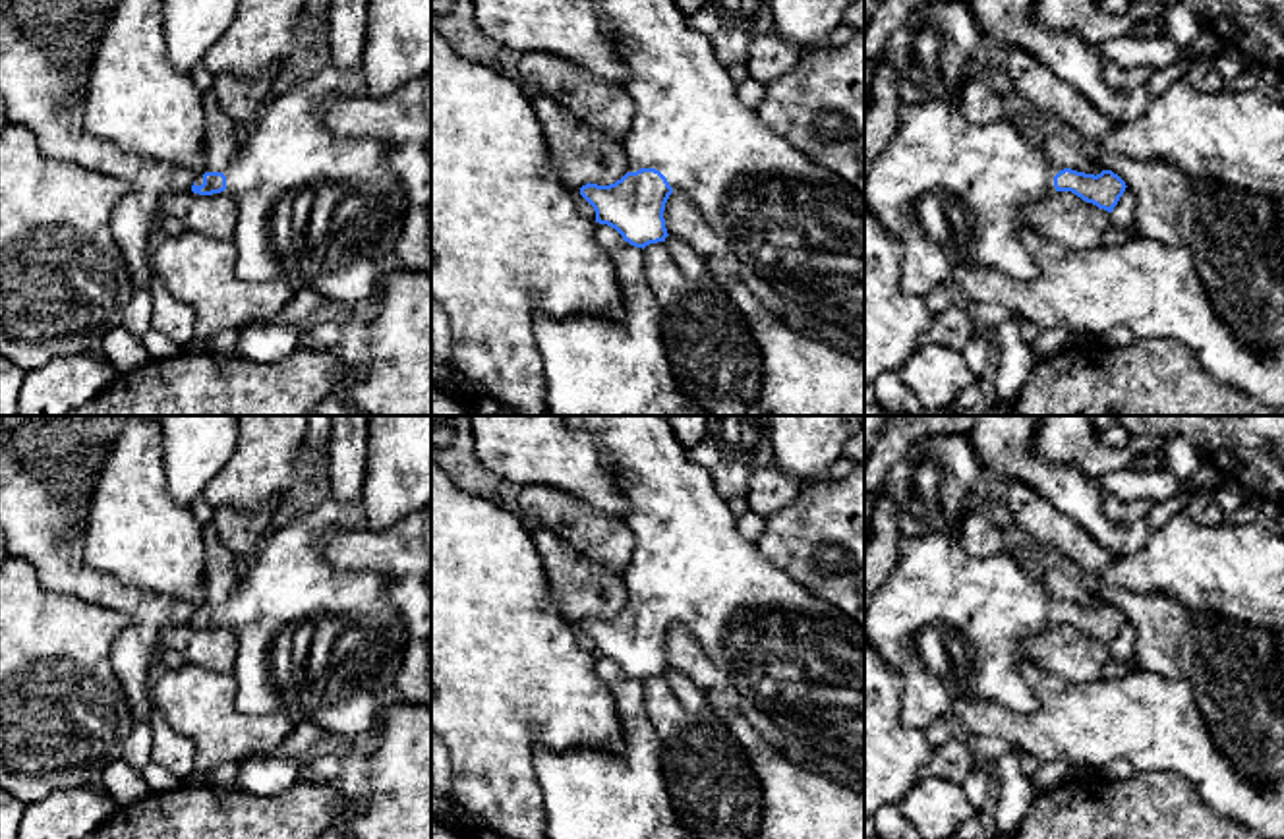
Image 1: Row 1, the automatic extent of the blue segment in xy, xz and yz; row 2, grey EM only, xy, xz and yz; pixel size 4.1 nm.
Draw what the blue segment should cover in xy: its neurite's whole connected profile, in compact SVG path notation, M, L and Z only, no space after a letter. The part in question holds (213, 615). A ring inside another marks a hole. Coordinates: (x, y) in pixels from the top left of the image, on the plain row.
M325 493L302 506L290 524L271 530L259 549L244 563L236 592L222 605L195 609L193 626L226 624L238 638L234 677L238 698L234 708L244 715L273 715L284 711L296 725L309 721L325 733L346 738L367 735L381 725L383 711L393 700L394 680L402 667L406 632L387 597L387 578L379 572L338 572L321 553L335 532L367 528L360 506L344 506Z

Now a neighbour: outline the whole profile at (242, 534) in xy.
M275 497L257 514L246 514L236 508L219 506L215 508L211 526L224 547L242 563L246 563L269 535L271 524L282 501L282 497Z

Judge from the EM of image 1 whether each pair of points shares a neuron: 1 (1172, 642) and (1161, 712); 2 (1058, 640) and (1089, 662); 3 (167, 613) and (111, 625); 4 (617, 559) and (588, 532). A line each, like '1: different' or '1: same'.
1: different
2: same
3: different
4: same

